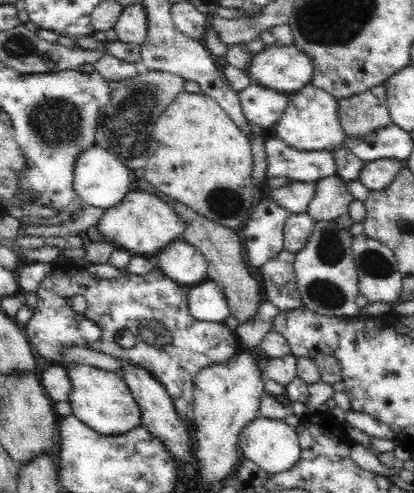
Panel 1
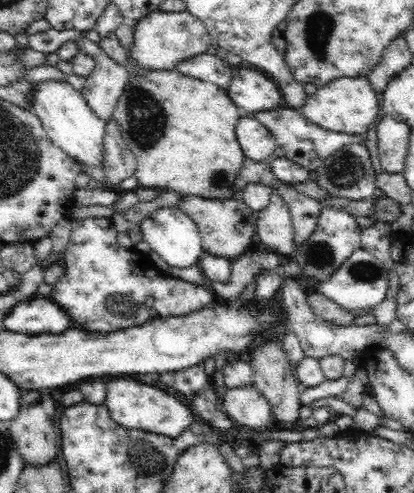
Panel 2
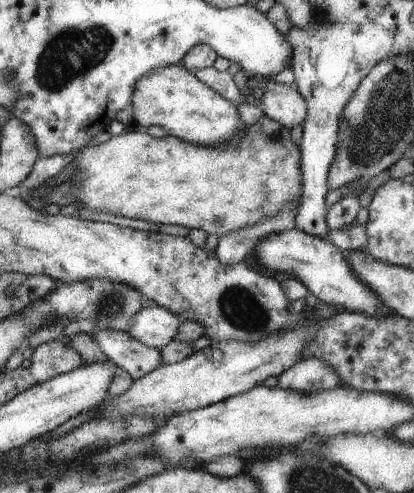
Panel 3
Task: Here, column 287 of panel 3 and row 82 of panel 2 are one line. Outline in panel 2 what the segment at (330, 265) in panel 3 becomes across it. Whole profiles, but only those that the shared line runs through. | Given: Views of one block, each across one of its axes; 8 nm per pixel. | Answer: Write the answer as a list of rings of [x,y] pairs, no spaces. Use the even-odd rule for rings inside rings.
[[[234,68],[230,82],[230,98],[240,108],[242,114],[258,114],[270,112],[284,106],[284,96],[280,86],[274,84],[266,74],[258,70]]]

